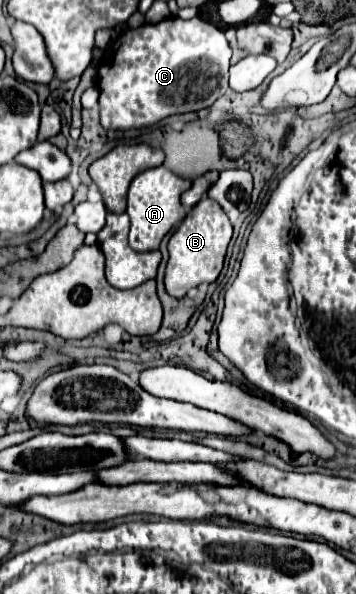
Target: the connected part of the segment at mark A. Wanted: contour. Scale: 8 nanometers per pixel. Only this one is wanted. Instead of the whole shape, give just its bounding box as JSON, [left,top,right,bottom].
[127,166,191,252]

